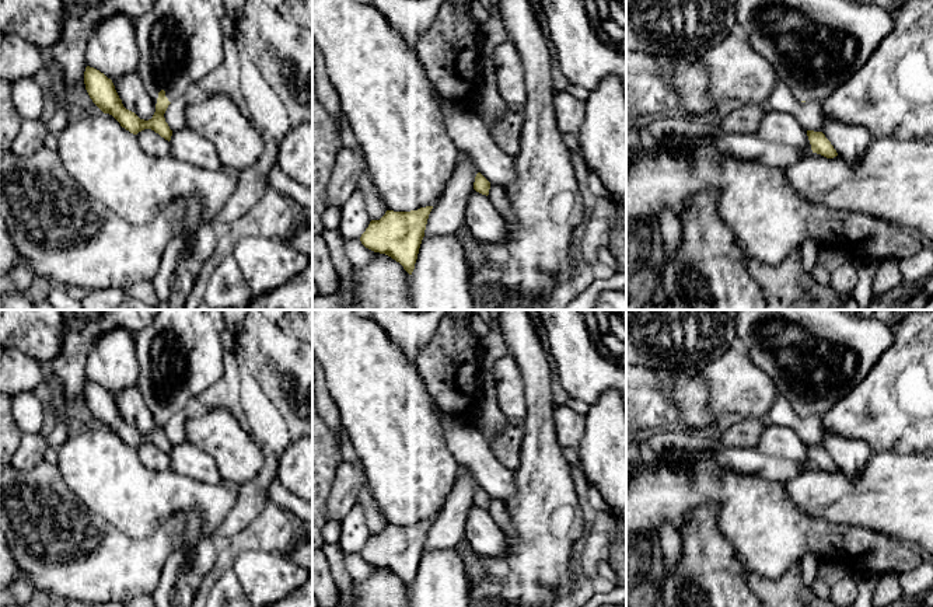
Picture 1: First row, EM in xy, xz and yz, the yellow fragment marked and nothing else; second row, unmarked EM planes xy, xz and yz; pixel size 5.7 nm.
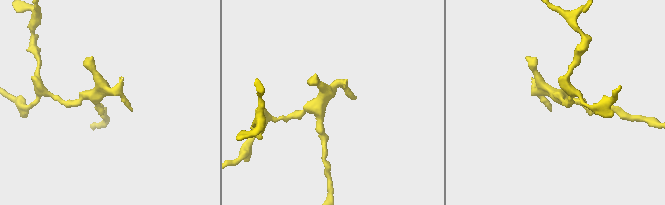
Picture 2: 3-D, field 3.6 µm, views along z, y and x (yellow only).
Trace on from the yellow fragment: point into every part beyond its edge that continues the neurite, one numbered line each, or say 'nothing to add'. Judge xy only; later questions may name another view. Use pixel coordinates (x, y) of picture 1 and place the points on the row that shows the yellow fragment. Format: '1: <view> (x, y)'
1: xy (180, 41)

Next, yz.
1: yz (814, 46)

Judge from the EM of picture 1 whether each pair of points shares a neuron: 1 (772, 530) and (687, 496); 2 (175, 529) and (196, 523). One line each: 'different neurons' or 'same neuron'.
1: same neuron
2: different neurons

